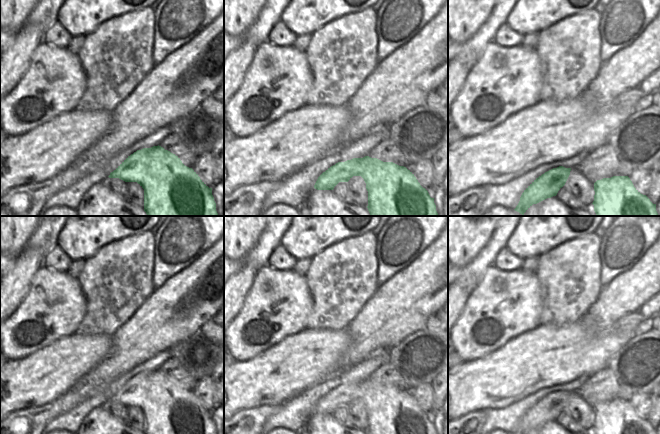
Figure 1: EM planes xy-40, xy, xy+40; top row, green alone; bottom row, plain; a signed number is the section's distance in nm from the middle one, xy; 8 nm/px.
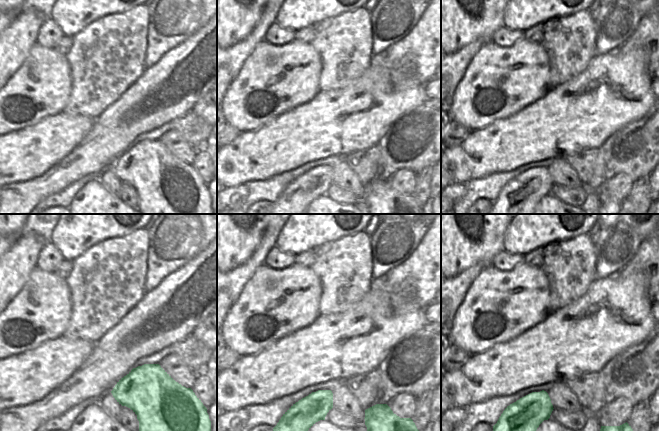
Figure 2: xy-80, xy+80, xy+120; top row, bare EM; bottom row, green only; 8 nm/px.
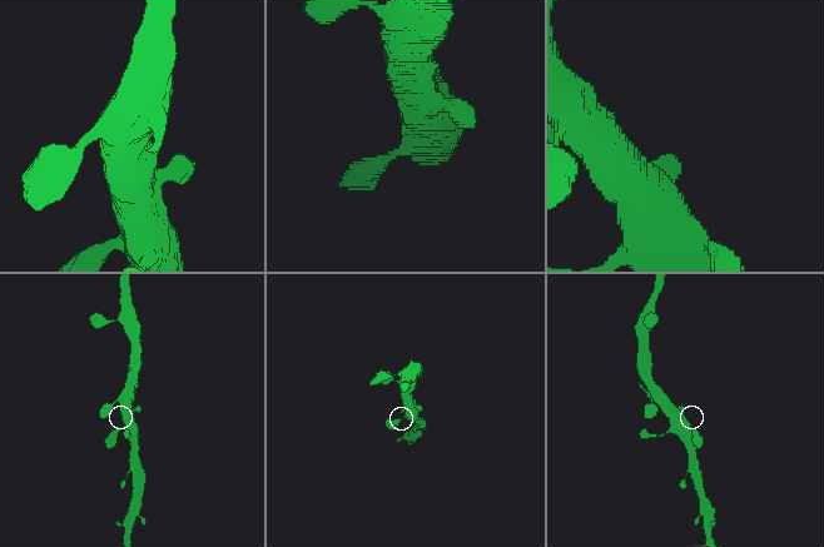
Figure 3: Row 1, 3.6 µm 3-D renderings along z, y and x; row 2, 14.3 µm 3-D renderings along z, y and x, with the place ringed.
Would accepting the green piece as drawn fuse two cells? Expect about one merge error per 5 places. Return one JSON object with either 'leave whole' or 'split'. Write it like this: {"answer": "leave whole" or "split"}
{"answer": "leave whole"}

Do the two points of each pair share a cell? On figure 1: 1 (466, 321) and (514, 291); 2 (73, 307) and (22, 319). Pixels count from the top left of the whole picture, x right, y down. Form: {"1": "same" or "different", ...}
{"1": "same", "2": "same"}

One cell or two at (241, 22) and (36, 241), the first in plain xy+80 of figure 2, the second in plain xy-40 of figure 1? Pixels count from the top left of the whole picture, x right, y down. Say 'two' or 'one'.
two

